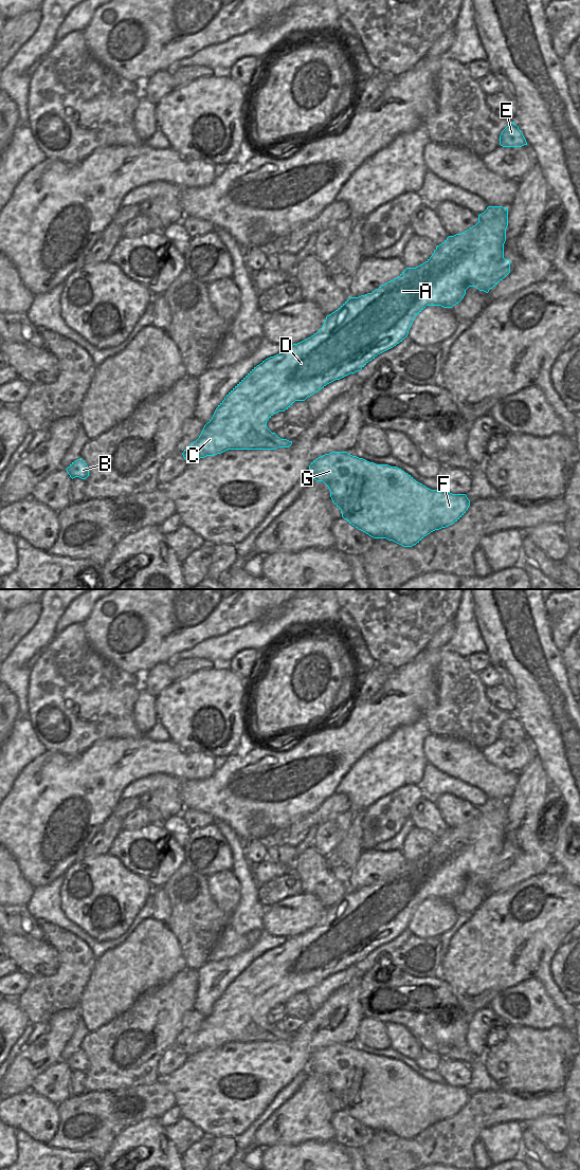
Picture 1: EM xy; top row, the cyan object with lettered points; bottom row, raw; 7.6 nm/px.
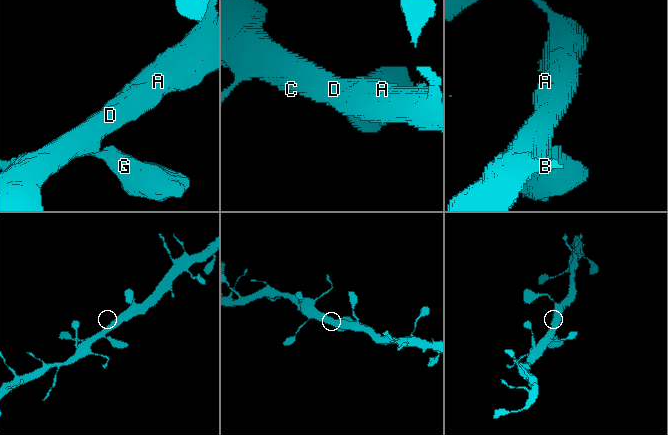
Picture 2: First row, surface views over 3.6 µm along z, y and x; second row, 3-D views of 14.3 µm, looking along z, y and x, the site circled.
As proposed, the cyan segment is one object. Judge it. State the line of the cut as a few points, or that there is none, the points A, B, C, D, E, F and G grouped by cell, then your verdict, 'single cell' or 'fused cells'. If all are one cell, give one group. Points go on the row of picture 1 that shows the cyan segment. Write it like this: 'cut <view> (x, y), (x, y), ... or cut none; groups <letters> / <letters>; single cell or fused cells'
cut none; groups A B C D E F G; single cell

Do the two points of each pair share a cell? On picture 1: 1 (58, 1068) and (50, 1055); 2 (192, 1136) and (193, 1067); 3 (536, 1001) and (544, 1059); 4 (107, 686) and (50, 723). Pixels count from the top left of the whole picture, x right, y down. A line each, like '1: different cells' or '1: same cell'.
1: different cells
2: different cells
3: different cells
4: same cell

